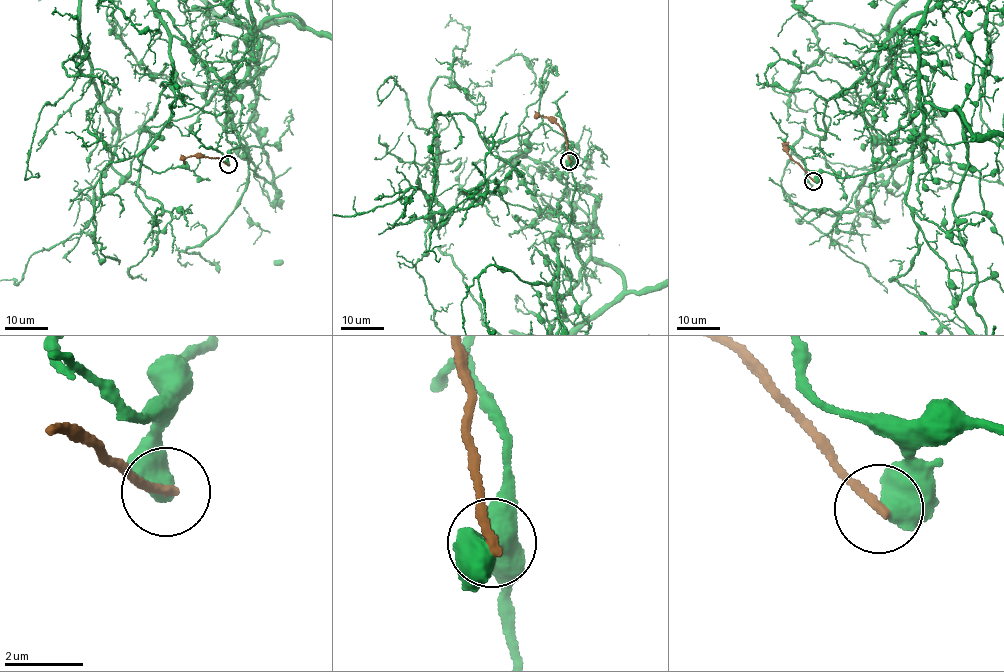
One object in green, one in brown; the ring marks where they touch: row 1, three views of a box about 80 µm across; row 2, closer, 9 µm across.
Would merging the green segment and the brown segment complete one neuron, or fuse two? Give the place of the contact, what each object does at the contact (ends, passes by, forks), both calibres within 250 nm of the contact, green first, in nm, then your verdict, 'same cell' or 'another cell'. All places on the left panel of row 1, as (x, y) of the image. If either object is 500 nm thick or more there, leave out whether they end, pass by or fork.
(228, 164) | 650/280 nm | another cell

